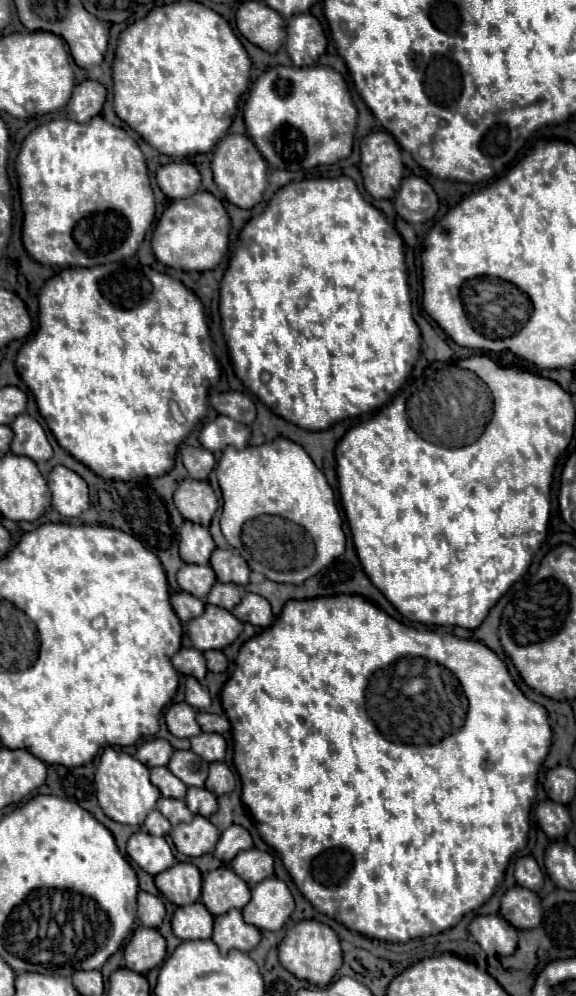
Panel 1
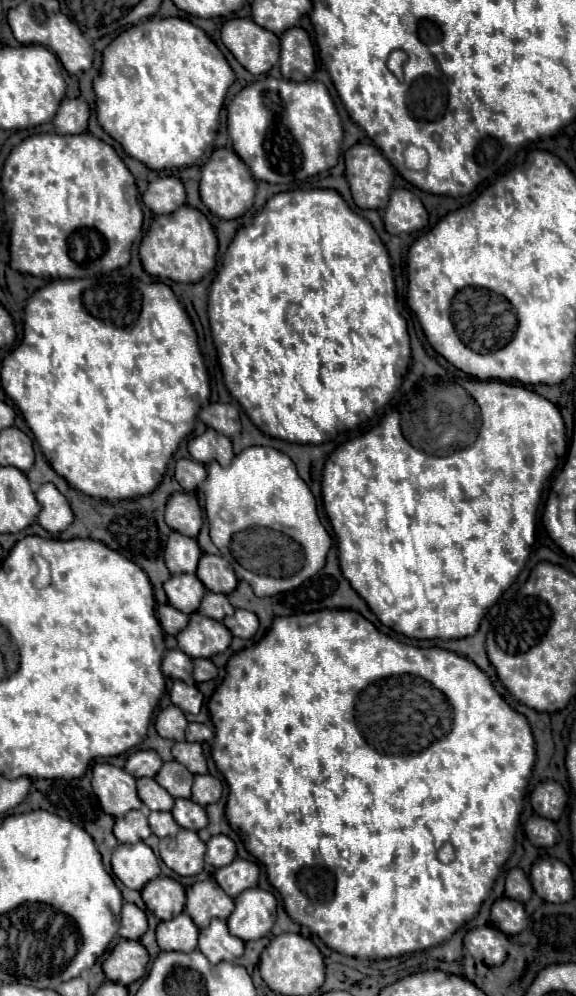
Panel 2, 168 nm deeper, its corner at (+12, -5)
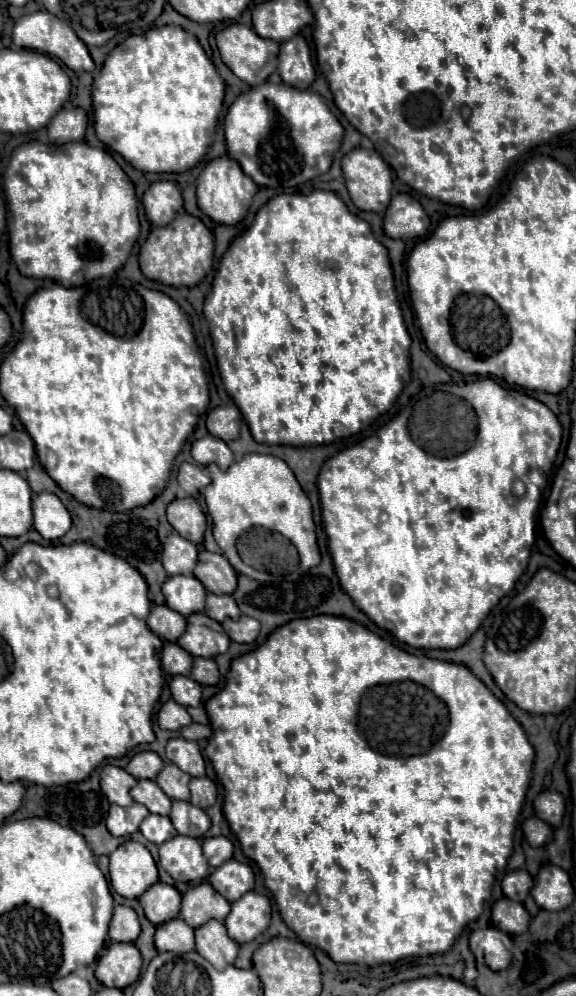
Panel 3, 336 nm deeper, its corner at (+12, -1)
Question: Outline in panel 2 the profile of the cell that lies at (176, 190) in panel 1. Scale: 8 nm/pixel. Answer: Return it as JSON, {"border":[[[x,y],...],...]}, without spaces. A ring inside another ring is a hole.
{"border":[[[162,176],[148,184],[142,200],[154,214],[170,214],[186,204],[186,190],[176,176]]]}

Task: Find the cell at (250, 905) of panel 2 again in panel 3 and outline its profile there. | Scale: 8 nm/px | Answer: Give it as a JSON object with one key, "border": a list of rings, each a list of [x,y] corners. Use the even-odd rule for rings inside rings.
{"border":[[[246,892],[246,896],[232,904],[224,924],[234,942],[252,942],[270,924],[270,900],[256,892]]]}

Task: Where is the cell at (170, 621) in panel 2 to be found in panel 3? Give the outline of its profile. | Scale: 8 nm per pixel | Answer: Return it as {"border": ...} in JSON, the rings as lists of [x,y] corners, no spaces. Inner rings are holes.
{"border":[[[154,606],[148,616],[148,626],[166,642],[176,642],[178,636],[186,630],[186,618],[168,606]]]}

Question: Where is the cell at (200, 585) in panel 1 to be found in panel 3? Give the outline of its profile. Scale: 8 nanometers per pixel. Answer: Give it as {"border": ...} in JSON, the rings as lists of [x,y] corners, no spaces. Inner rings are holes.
{"border":[[[188,574],[188,576],[170,576],[162,584],[162,594],[166,598],[166,606],[176,610],[182,616],[190,616],[194,612],[204,610],[206,588],[192,574]]]}

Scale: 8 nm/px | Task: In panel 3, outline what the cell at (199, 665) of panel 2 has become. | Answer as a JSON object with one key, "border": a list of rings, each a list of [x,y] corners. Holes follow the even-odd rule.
{"border":[[[194,658],[194,668],[192,668],[190,678],[196,680],[198,684],[202,684],[202,686],[214,686],[214,684],[218,684],[220,674],[218,674],[216,662],[208,660],[208,658]]]}

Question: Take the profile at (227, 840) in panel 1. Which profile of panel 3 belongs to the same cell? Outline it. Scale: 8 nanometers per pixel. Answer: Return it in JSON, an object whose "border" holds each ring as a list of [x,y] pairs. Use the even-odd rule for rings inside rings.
{"border":[[[218,836],[218,838],[204,838],[202,840],[202,850],[204,850],[204,856],[206,856],[208,864],[212,868],[216,868],[222,862],[226,862],[226,860],[232,858],[234,846],[232,846],[232,842],[228,838]]]}

